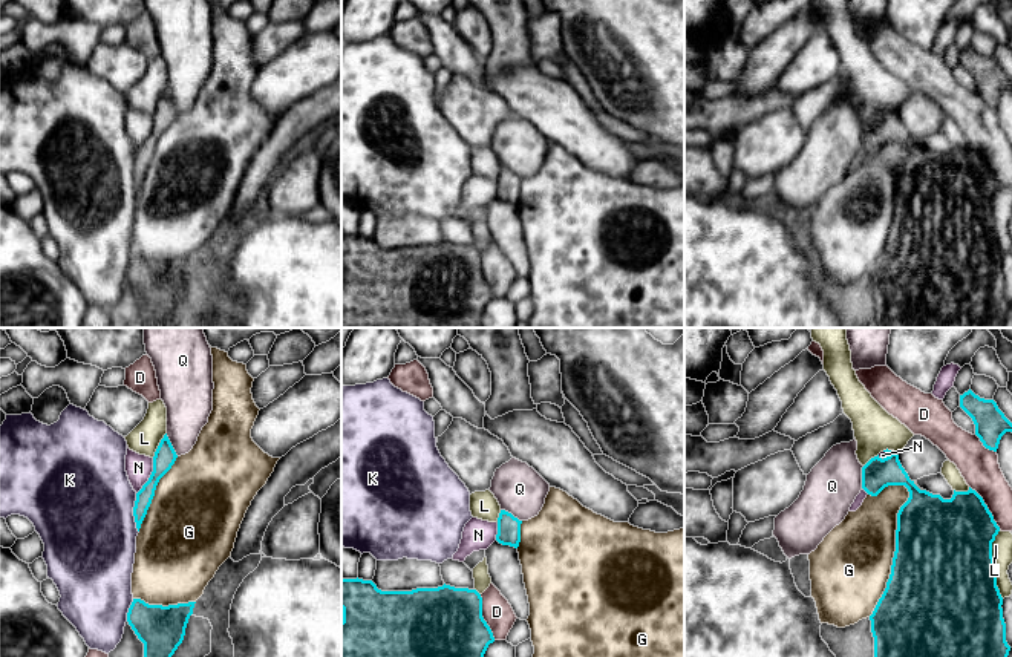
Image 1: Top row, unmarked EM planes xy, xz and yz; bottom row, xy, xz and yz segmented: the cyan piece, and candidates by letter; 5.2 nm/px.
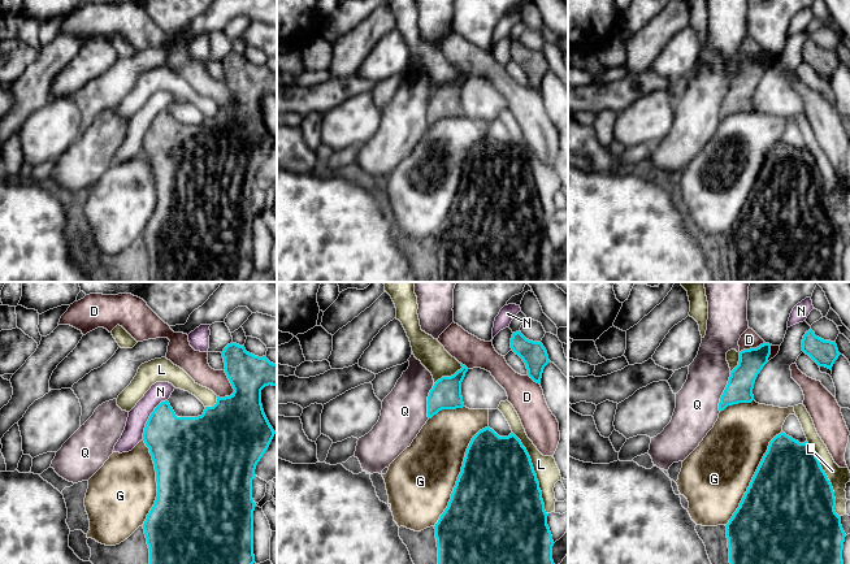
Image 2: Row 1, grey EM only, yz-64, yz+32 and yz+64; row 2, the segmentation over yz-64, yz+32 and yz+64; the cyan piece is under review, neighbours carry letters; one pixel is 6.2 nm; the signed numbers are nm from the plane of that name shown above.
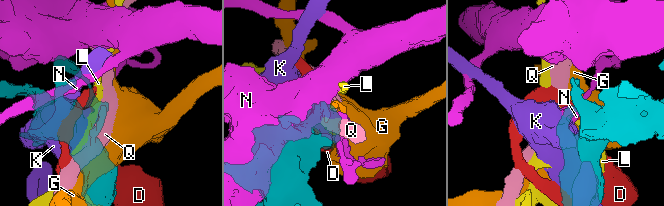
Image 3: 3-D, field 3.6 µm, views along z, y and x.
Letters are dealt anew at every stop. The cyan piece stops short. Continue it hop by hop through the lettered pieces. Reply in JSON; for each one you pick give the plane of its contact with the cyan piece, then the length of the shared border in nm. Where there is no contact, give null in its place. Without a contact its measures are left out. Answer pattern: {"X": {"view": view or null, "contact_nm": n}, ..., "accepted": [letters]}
{"accepted": []}

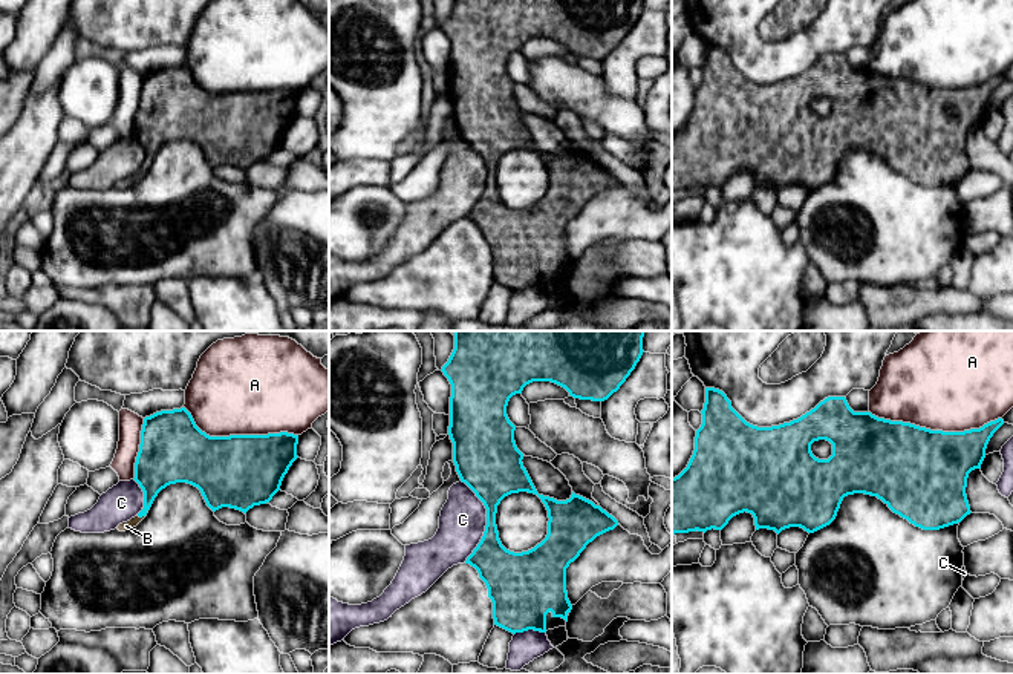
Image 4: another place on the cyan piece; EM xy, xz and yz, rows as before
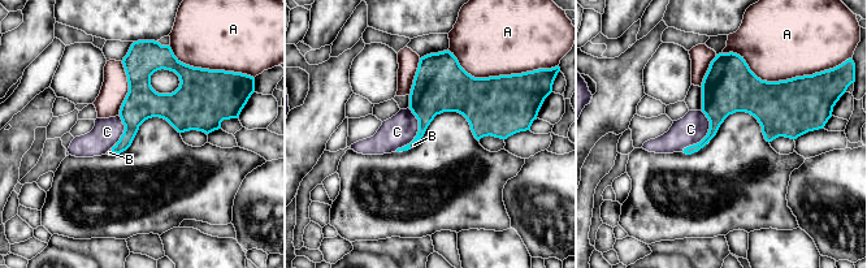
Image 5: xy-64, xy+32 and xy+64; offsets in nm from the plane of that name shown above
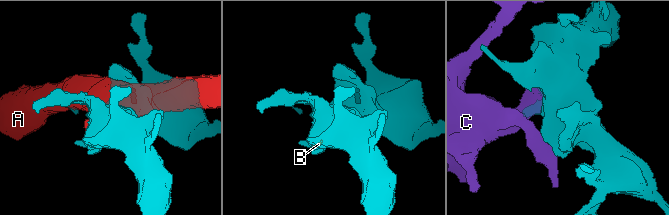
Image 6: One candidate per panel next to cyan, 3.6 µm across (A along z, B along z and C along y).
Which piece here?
{"B": {"view": "xy", "contact_nm": 70}, "accepted": ["B"]}

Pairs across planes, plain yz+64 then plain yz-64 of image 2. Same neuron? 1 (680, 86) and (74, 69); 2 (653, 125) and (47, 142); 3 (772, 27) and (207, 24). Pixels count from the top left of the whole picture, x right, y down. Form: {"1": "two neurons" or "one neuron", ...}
{"1": "two neurons", "2": "one neuron", "3": "two neurons"}

